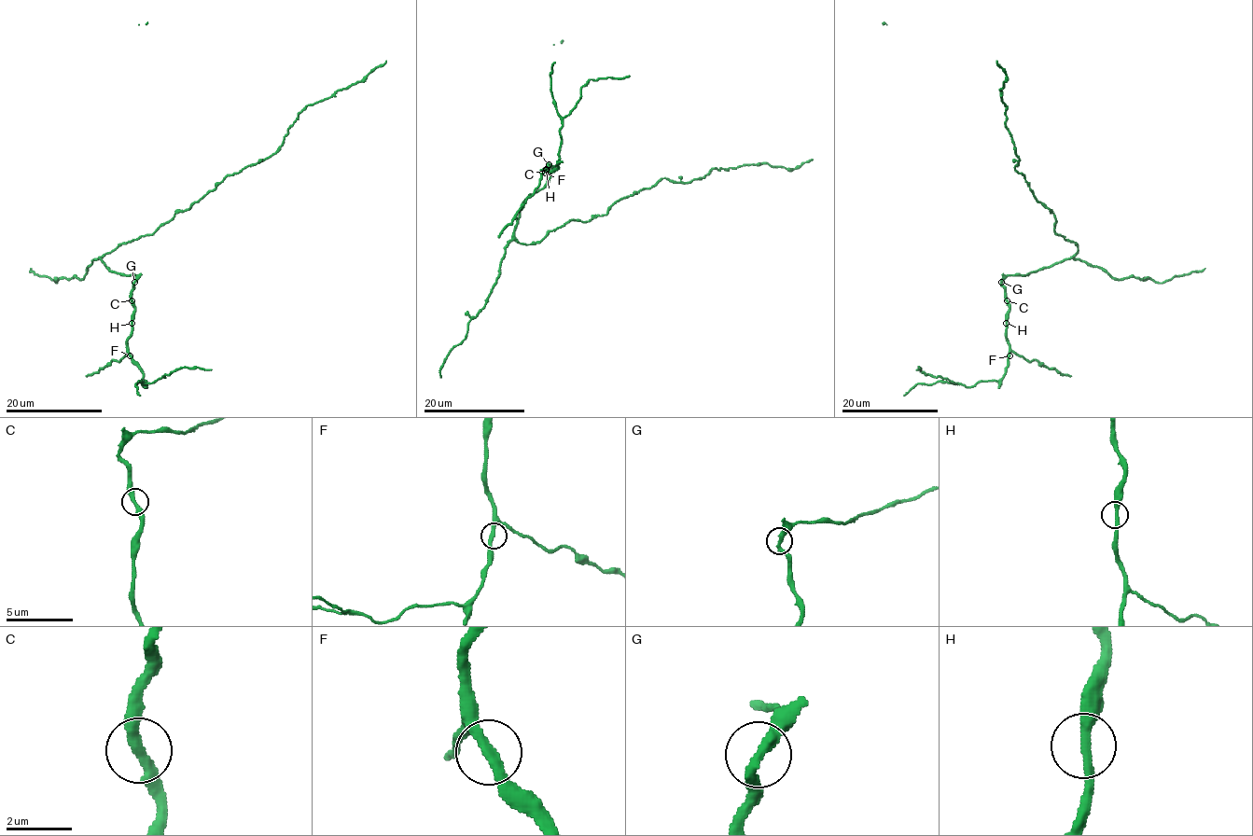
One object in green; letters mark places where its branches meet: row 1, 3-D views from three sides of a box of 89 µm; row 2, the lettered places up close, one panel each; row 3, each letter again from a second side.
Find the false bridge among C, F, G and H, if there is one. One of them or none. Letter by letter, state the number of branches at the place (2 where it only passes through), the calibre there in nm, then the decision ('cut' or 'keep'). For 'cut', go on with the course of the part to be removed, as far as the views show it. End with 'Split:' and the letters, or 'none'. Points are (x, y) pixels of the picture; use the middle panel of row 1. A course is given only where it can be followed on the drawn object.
C: 2 branches meet; 320 nm thick; keep
F: 2 branches meet; 300 nm thick; keep
G: 2 branches meet; 320 nm thick; keep
H: 2 branches meet; 320 nm thick; keep
Split: none

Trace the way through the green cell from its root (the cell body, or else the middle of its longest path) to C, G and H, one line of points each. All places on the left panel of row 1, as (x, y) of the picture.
C: (157, 229), (152, 234), (120, 243), (101, 257), (112, 271), (136, 275), (132, 300)
G: (157, 229), (152, 234), (120, 243), (101, 257), (112, 271), (136, 275), (133, 282)
H: (157, 229), (152, 234), (120, 243), (101, 257), (112, 271), (136, 275), (132, 289), (133, 307), (132, 323)

